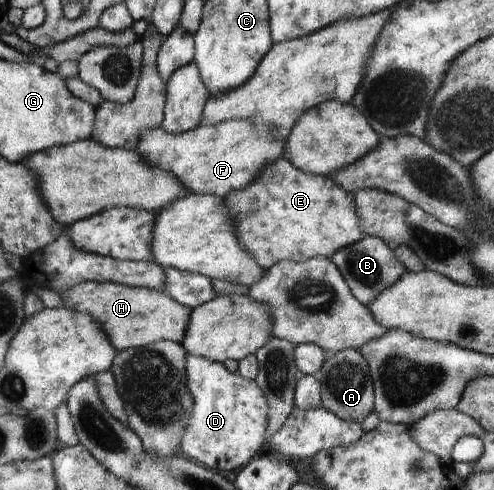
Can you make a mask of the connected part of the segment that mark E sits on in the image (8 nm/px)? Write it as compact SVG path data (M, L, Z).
M282 156L267 164L267 168L257 174L254 182L227 194L223 200L229 206L239 246L247 250L247 254L253 256L263 270L269 270L282 260L303 262L318 256L331 259L337 250L355 244L364 236L354 195L343 190L334 178L299 170L290 159L284 159Z

